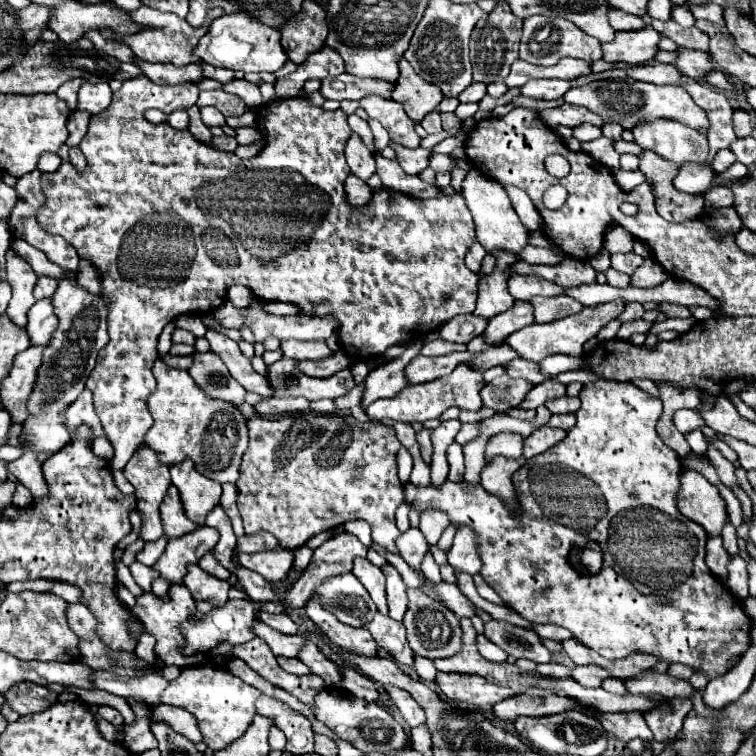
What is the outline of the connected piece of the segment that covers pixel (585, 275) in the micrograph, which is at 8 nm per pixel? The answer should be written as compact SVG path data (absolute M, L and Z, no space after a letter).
M567 257L563 263L553 265L553 267L551 265L529 265L527 261L519 259L509 267L509 277L517 275L517 273L539 275L565 289L581 287L581 285L589 285L589 283L597 281L597 273L589 265L589 261L579 261L579 259L571 259L571 257Z

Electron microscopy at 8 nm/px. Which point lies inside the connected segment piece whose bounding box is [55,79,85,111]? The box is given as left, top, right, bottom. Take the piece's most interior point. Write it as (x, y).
(68, 91)

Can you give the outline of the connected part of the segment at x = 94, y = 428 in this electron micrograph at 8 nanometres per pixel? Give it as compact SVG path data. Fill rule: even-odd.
M83 389L83 393L63 411L63 423L65 423L67 431L71 431L71 437L77 435L77 429L81 425L87 425L91 429L93 437L105 437L103 425L99 423L99 417L97 417L97 413L93 409L89 389Z

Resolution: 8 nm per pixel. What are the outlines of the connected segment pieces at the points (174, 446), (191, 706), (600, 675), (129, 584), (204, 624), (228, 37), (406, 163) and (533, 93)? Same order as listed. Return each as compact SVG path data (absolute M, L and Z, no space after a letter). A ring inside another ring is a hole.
M161 359L155 361L153 365L153 375L157 379L157 391L147 399L149 411L153 415L153 427L145 435L145 443L159 453L163 463L173 465L183 459L193 459L195 467L199 473L203 473L209 479L215 479L219 483L235 483L239 477L239 465L241 457L249 447L249 431L247 431L247 419L239 411L237 405L221 401L221 399L211 399L207 397L201 387L195 387L195 381L187 371L181 369L169 369Z
M201 665L201 667L185 667L181 675L169 683L165 689L165 705L181 707L193 713L201 725L201 731L205 735L205 743L219 751L225 749L231 741L243 735L247 731L249 723L255 717L255 699L261 695L259 689L243 683L237 675L233 675L225 667L213 667L213 665Z
M585 665L585 667L573 669L573 679L583 687L601 687L605 677L609 677L607 669L597 667L597 665Z
M122 561L116 563L116 577L117 580L121 581L135 597L144 593L131 576L128 567L126 567Z
M249 597L229 601L219 609L215 607L201 619L201 623L181 623L181 631L187 639L185 653L209 653L219 641L229 641L233 645L247 643L255 639L251 623L253 603Z
M241 11L215 19L211 23L209 31L201 37L199 45L195 47L195 55L203 63L209 63L213 67L223 67L223 69L231 69L231 71L245 71L245 73L249 73L249 71L275 73L287 61L287 55L281 47L279 29L257 23L255 19L247 17L247 13L241 13Z
M391 141L389 145L395 149L395 153L397 153L397 161L399 161L399 165L403 167L405 173L409 173L409 175L417 175L419 171L423 171L423 169L427 167L427 157L431 155L431 151L421 149L421 147L417 147L417 149L407 149L407 147L395 145L393 141Z
M537 79L521 87L521 95L535 99L559 99L571 87L569 79Z

